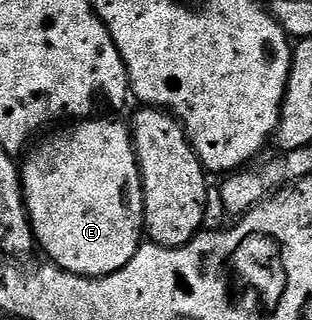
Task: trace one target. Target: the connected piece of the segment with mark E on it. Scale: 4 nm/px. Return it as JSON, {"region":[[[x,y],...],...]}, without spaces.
{"region":[[[81,119],[72,128],[62,128],[65,129],[62,133],[47,138],[33,154],[30,152],[24,158],[25,165],[23,161],[20,166],[25,206],[40,252],[45,252],[52,264],[80,277],[106,277],[127,267],[143,243],[145,227],[141,168],[133,149],[130,126],[121,121],[97,120]]]}

